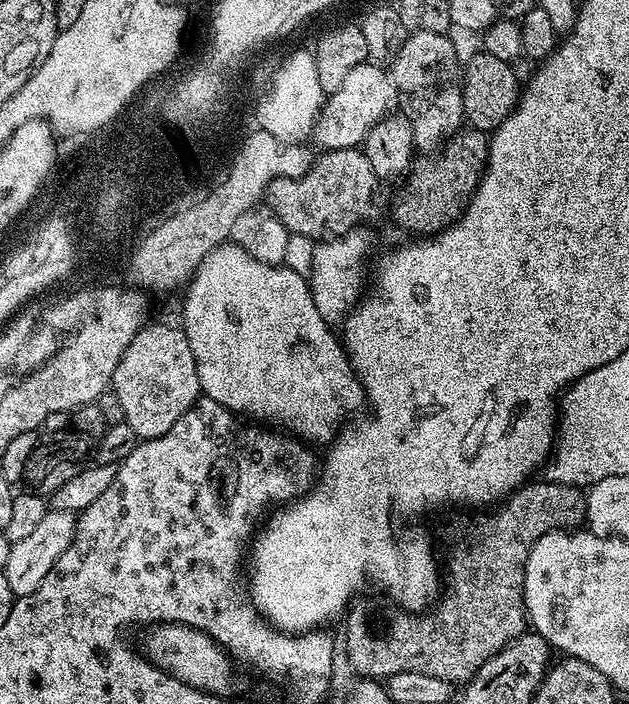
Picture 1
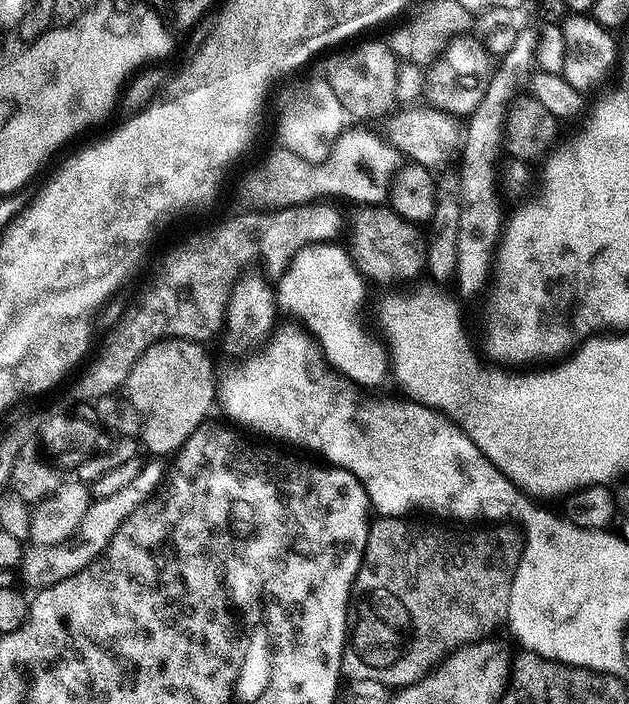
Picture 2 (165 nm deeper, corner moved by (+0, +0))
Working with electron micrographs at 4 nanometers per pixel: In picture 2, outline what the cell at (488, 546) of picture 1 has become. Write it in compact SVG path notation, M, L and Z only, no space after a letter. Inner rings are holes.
M382 516L373 519L368 525L368 537L366 538L366 544L364 546L364 553L362 553L360 558L360 568L356 571L356 576L352 579L352 587L350 595L348 597L348 634L344 641L344 653L340 659L340 671L349 681L356 679L373 679L374 682L378 682L383 686L389 686L389 684L396 684L395 686L403 686L407 684L414 683L419 679L424 673L428 672L433 666L440 663L445 659L446 653L449 650L457 649L461 645L471 644L472 641L478 641L488 632L496 623L503 621L508 615L508 599L510 598L510 586L512 585L512 575L516 572L516 561L518 559L518 544L512 541L512 536L508 532L503 532L503 527L500 526L445 526L440 522L432 522L436 524L423 524L422 521L416 520L420 518L405 518L402 516Z

